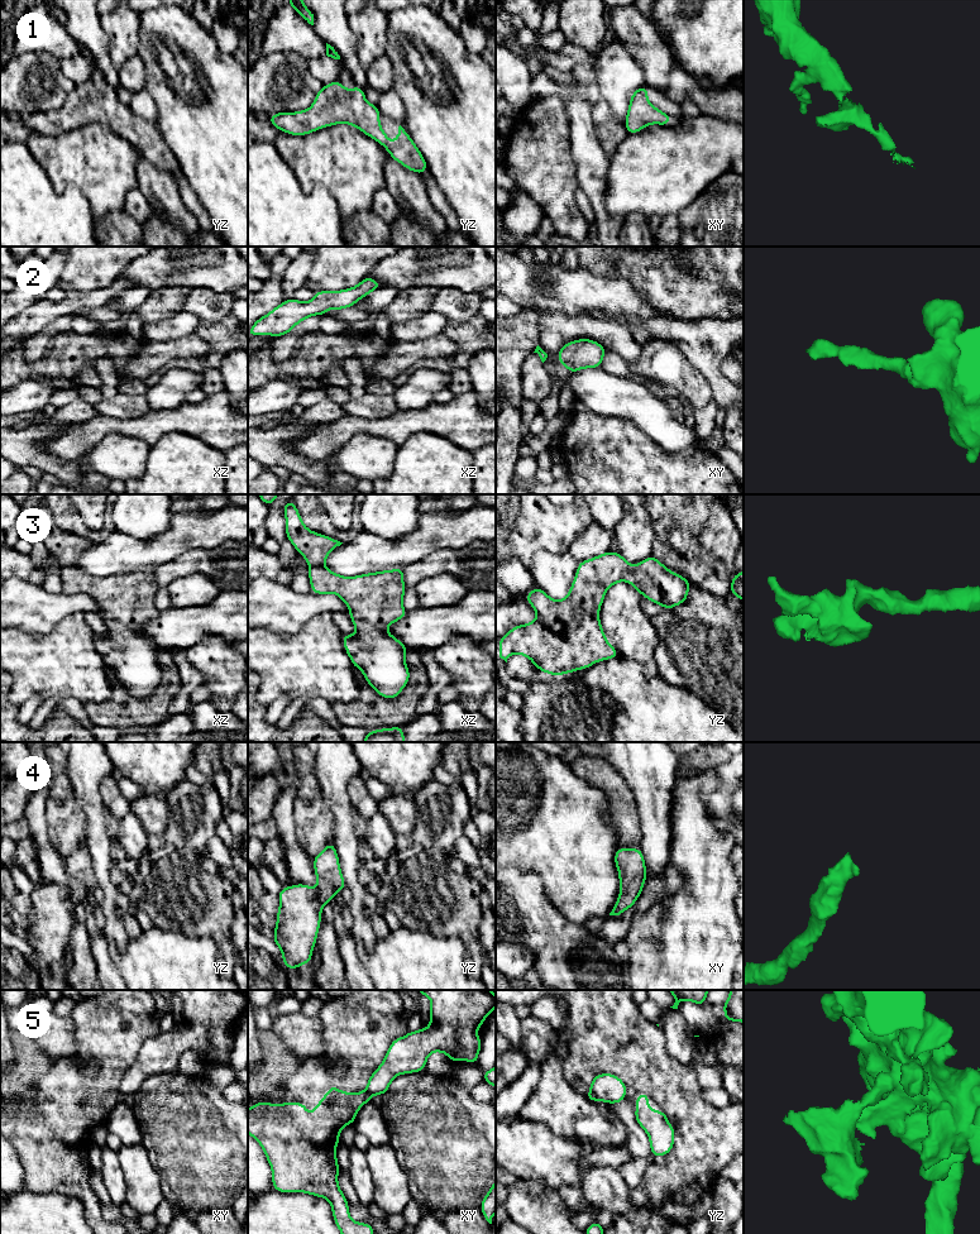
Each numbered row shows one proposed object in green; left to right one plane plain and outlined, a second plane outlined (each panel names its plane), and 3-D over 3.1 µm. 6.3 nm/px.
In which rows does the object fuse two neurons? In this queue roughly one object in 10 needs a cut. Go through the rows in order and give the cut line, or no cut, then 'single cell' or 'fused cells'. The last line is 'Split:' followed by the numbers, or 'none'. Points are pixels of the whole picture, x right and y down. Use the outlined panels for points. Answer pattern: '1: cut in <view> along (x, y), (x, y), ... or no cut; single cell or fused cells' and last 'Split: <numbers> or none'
1: no cut; single cell
2: no cut; single cell
3: no cut; single cell
4: no cut; single cell
5: cut in xy along (366, 1089), (371, 1095); fused cells
Split: 5

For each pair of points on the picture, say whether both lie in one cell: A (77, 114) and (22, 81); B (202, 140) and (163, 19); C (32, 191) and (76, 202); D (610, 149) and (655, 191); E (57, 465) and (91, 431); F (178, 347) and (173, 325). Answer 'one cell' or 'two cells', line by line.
A: two cells
B: one cell
C: one cell
D: two cells
E: two cells
F: two cells

